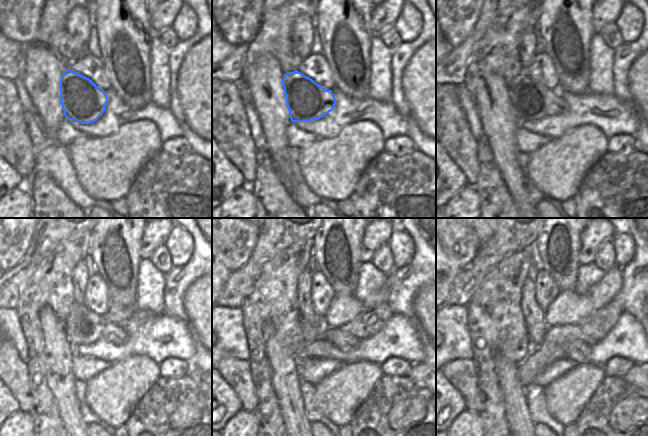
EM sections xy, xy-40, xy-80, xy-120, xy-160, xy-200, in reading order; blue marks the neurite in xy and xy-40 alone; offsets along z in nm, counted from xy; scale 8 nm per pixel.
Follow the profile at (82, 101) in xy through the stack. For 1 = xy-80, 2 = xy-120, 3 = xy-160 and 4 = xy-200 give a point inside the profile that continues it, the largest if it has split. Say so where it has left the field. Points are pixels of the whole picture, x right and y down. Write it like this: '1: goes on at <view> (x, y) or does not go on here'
1: goes on at xy-80 (531, 101)
2: goes on at xy-120 (83, 326)
3: goes on at xy-160 (313, 327)
4: goes on at xy-200 (576, 350)

